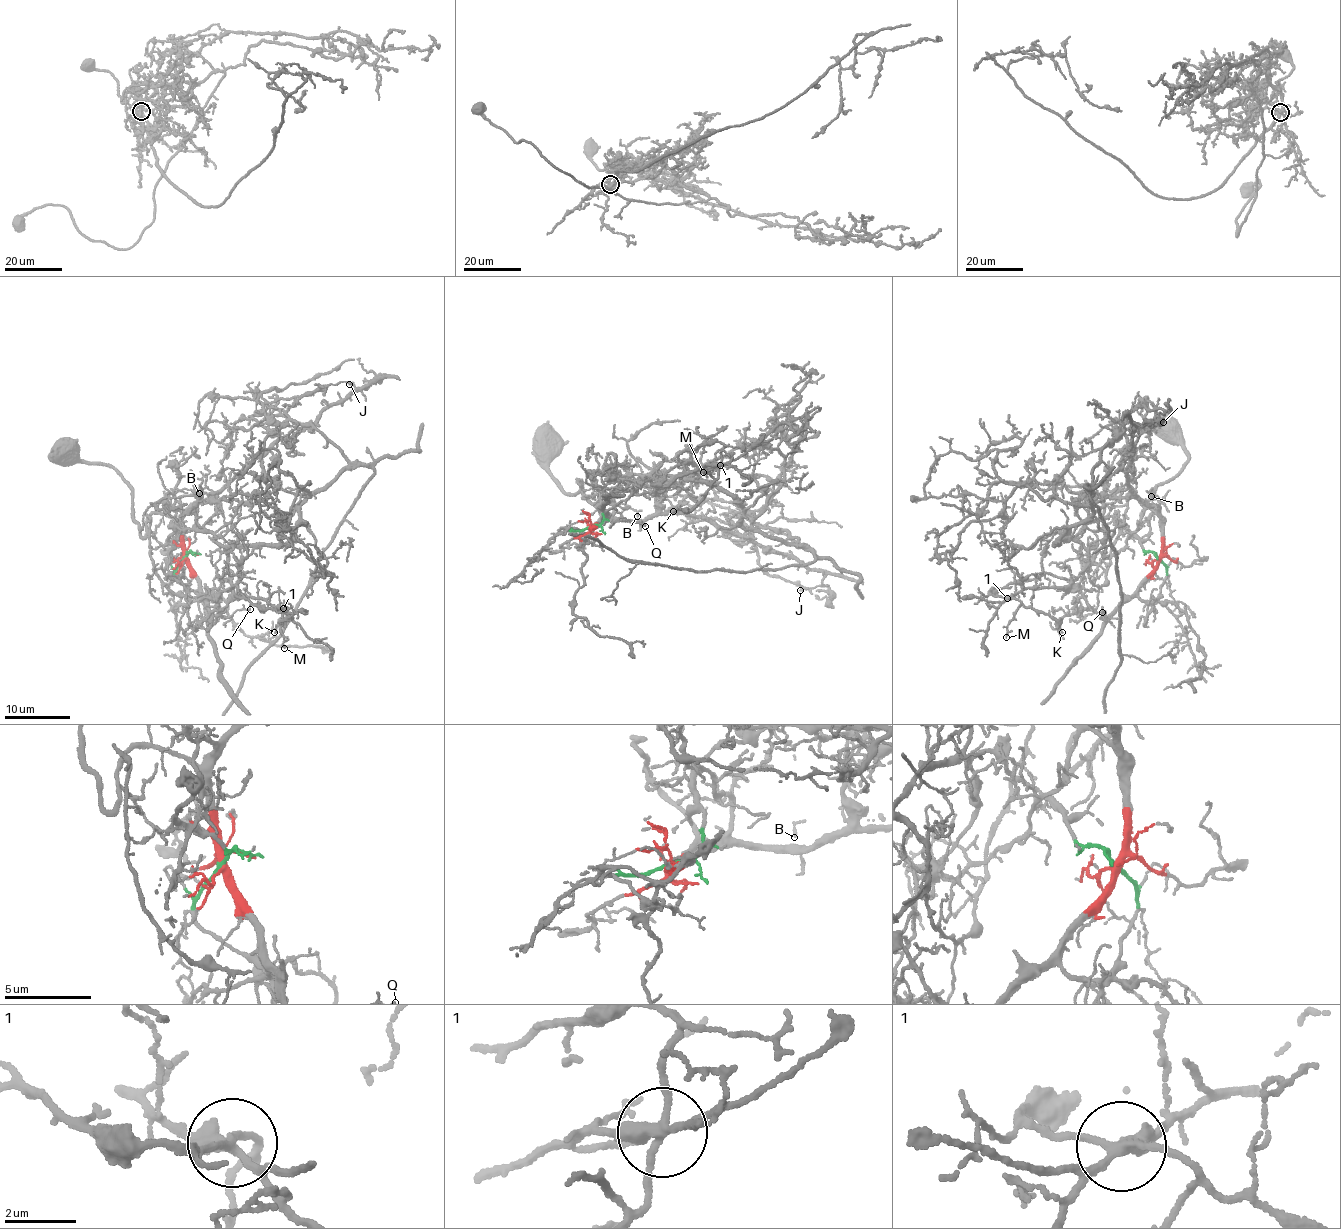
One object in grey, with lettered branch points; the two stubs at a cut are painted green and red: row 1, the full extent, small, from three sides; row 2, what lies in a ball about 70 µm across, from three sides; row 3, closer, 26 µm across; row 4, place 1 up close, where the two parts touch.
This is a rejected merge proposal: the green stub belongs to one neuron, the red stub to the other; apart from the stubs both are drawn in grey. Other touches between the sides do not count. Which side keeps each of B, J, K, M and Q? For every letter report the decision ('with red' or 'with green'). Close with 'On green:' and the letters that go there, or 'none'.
B: with red
J: with red
K: with red
M: with red
Q: with red
On green: none

